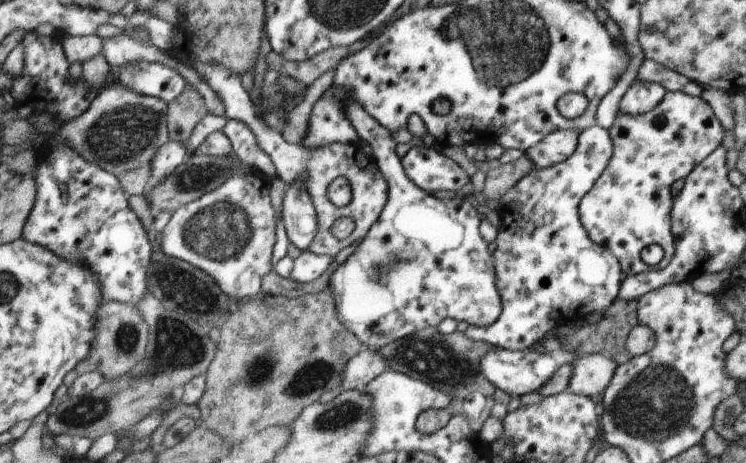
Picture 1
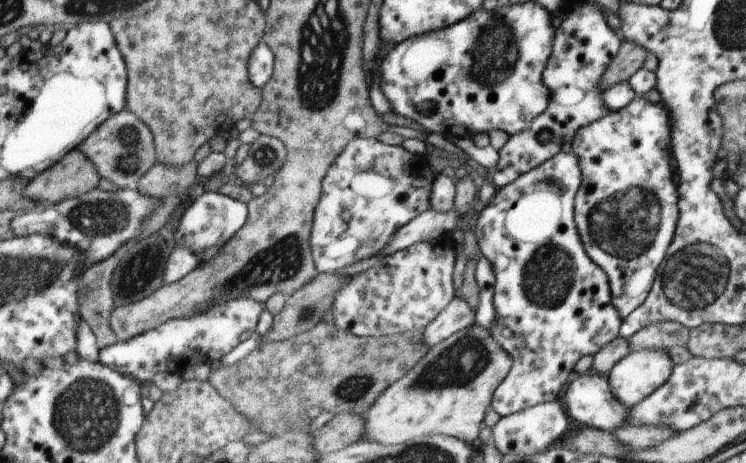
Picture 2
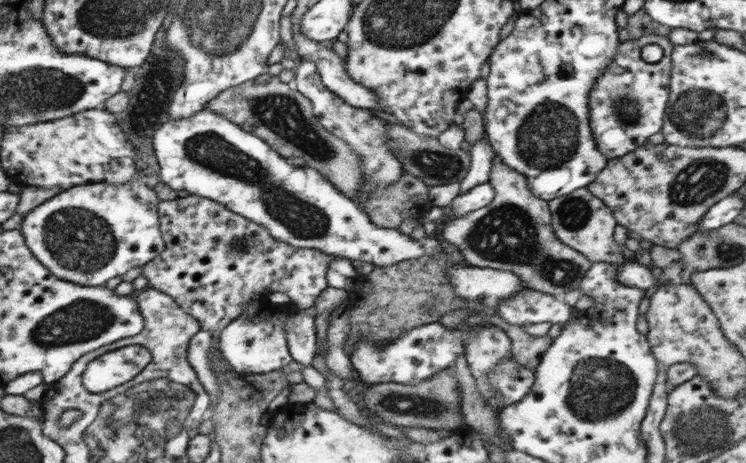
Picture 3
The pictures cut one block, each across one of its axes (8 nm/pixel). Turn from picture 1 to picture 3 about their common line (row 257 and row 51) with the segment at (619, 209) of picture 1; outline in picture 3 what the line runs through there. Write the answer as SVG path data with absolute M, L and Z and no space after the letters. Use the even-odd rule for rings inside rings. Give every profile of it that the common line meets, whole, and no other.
M656 34L620 42L619 50L615 53L616 64L607 68L589 91L590 129L596 128L596 140L600 140L600 148L604 148L604 152L608 152L612 159L638 150L648 143L650 136L661 132L670 99L672 46L674 44L666 36ZM646 44L659 44L664 50L664 57L655 64L645 62L641 50Z

